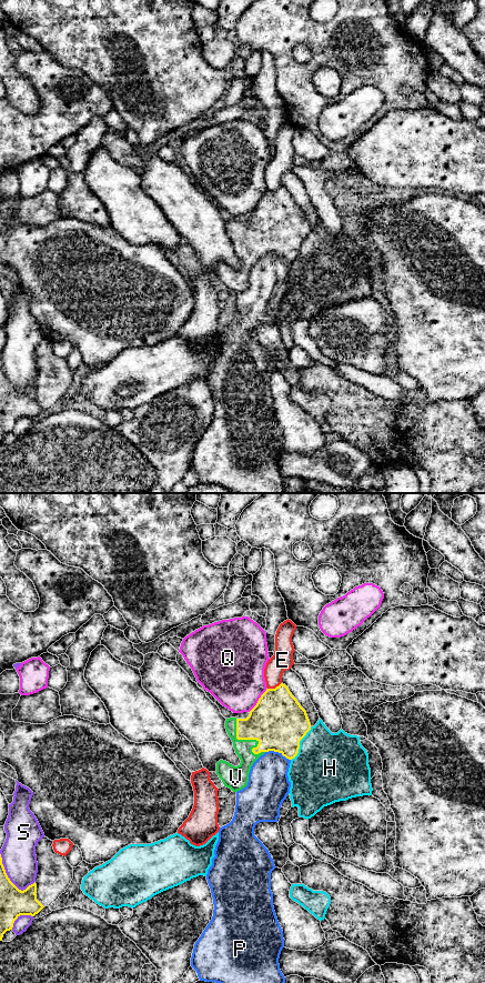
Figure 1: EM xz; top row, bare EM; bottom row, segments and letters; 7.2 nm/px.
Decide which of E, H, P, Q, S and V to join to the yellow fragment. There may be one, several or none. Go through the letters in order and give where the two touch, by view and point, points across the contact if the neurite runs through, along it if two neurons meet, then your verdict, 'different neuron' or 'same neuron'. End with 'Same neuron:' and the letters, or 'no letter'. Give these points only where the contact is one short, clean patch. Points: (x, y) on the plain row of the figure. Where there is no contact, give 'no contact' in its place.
E: contact xz (275, 190); different neuron
H: contact xz (299, 246); different neuron
P: contact xz (278, 253); different neuron
Q: contact xz (259, 202); different neuron
S: contact xz (9, 381); different neuron
V: contact xz (249, 241); same neuron
Same neuron: V

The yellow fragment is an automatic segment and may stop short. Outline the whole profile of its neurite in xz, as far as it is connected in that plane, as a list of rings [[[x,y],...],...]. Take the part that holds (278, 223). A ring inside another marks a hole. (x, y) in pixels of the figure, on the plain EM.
[[[281,185],[275,191],[266,191],[246,221],[226,221],[225,231],[241,265],[234,269],[220,262],[216,265],[216,277],[224,289],[238,294],[247,288],[251,269],[265,254],[274,253],[289,262],[294,261],[299,255],[300,243],[311,232],[311,225],[306,213],[292,198],[289,190]]]

